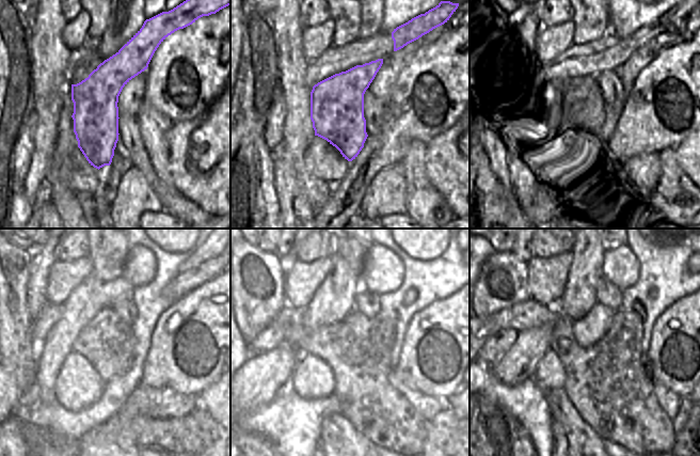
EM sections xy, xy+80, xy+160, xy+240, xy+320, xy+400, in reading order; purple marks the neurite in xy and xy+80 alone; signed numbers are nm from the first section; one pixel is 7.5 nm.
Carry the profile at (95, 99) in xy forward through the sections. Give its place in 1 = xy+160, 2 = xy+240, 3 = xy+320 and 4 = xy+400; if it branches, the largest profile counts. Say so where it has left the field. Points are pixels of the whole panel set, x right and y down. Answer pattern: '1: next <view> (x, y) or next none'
1: next xy+160 (579, 109)
2: next xy+240 (85, 334)
3: next xy+320 (331, 327)
4: next xy+400 (562, 339)

